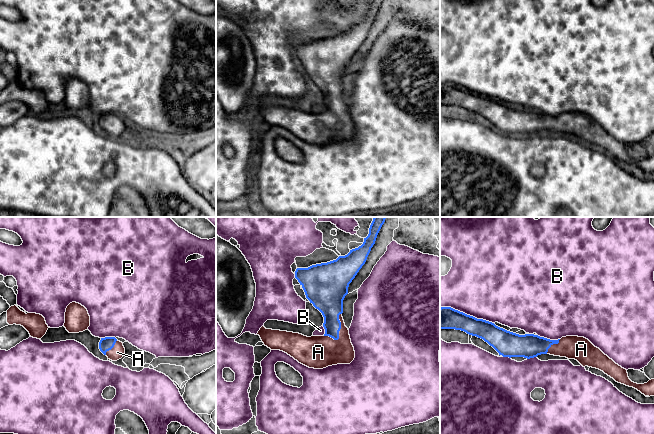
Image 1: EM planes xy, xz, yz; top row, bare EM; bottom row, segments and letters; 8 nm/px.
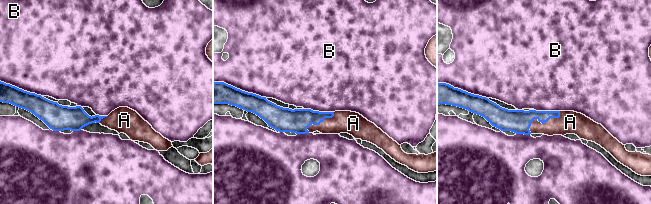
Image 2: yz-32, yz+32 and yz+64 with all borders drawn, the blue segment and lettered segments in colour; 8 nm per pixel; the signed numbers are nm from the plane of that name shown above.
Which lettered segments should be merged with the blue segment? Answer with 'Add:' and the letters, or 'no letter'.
Add: A

